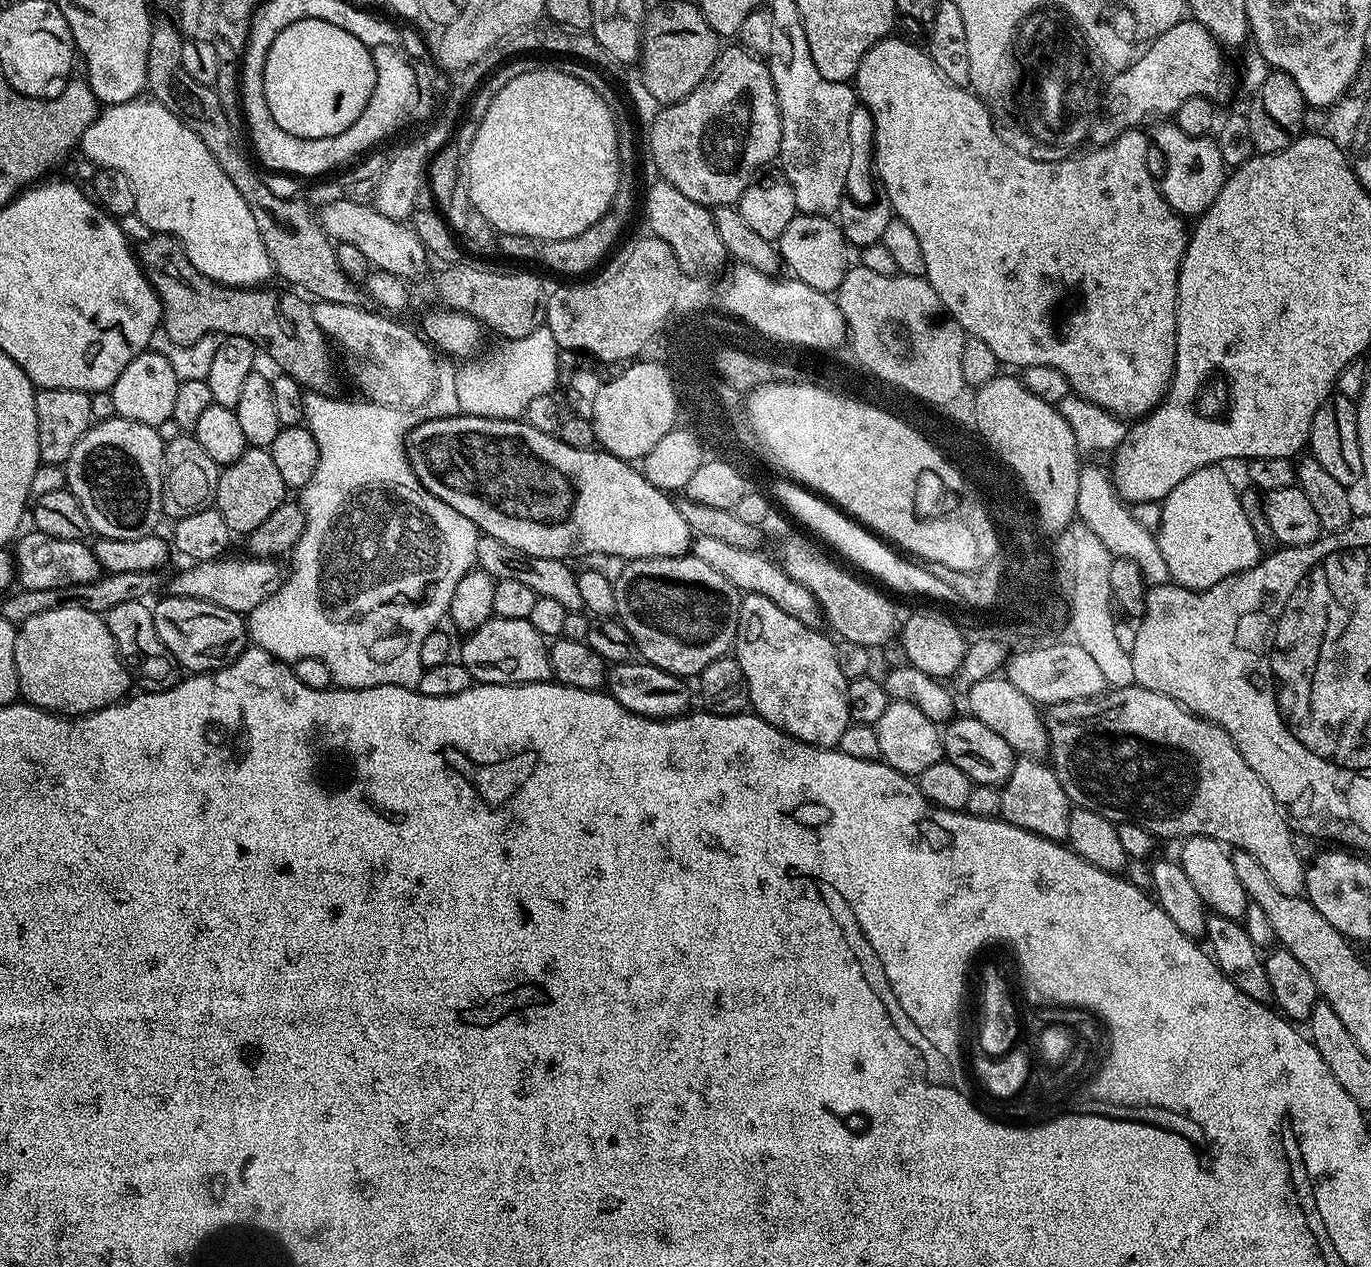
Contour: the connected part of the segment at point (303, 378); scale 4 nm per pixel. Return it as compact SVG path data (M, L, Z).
M152 234L149 237L149 240L138 248L138 259L145 276L152 283L152 289L160 299L162 331L170 334L176 344L193 344L205 334L219 334L221 337L245 336L262 348L264 344L269 358L280 367L277 369L285 376L294 377L301 388L309 392L331 393L334 352L328 337L324 335L318 322L314 322L312 304L303 295L279 296L278 293L271 292L271 287L268 286L227 288L224 284L215 284L188 261L183 246L175 236Z

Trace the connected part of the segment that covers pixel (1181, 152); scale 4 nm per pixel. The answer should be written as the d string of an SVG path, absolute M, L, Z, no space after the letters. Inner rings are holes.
M1164 122L1154 132L1154 140L1160 143L1164 151L1164 177L1159 177L1160 192L1171 208L1176 209L1185 218L1199 218L1218 198L1226 179L1226 165L1222 150L1215 139L1208 136L1191 136L1179 128L1175 122Z

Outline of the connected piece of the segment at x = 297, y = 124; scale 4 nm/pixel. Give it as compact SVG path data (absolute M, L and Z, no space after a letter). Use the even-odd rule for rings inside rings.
M299 20L282 30L265 62L265 96L274 122L301 138L330 138L351 127L374 94L372 49L325 20Z

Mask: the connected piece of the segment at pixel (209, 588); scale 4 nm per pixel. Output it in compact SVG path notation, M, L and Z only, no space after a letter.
M221 558L219 560L197 560L189 563L189 568L184 568L168 584L167 591L173 596L189 596L199 600L209 600L223 608L229 608L231 612L247 614L252 608L261 604L271 592L275 592L282 583L282 571L275 559L261 560L259 558L243 558L244 560L228 560Z

